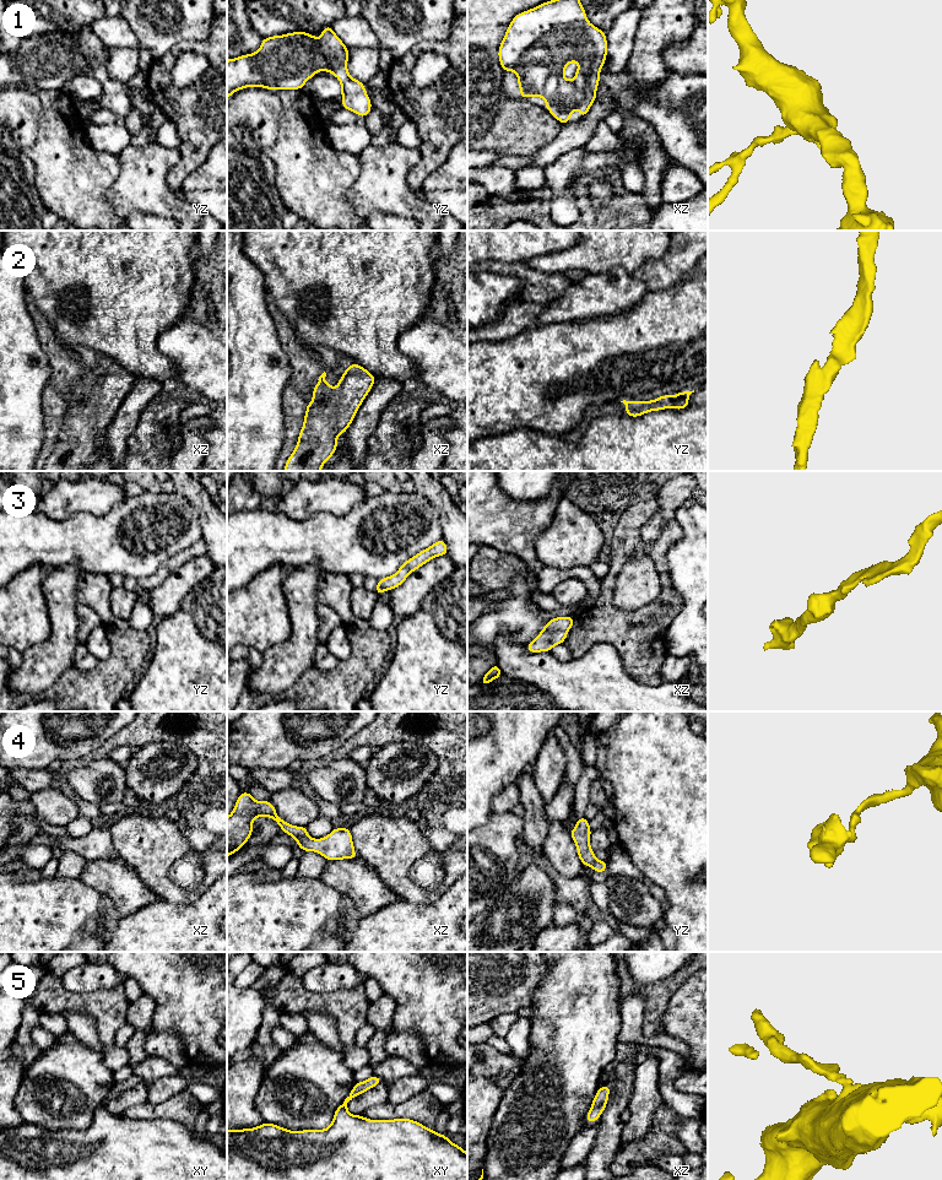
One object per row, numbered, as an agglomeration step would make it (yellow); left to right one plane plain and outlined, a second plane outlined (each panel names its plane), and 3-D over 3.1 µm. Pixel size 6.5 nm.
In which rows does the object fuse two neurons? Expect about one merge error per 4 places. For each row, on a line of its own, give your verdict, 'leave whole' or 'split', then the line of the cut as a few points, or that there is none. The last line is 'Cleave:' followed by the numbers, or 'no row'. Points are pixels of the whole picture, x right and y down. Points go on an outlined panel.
1: leave whole | no cut
2: leave whole | no cut
3: leave whole | no cut
4: split | xz (308, 835), (296, 838)
5: leave whole | no cut
Cleave: 4

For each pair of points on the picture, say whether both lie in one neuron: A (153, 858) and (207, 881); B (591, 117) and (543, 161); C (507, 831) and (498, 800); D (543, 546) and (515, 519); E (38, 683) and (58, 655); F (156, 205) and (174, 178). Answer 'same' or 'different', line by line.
A: same
B: same
C: different
D: different
E: same
F: different

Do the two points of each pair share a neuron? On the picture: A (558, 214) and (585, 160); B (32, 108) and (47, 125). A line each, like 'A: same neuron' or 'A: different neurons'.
A: same neuron
B: different neurons

